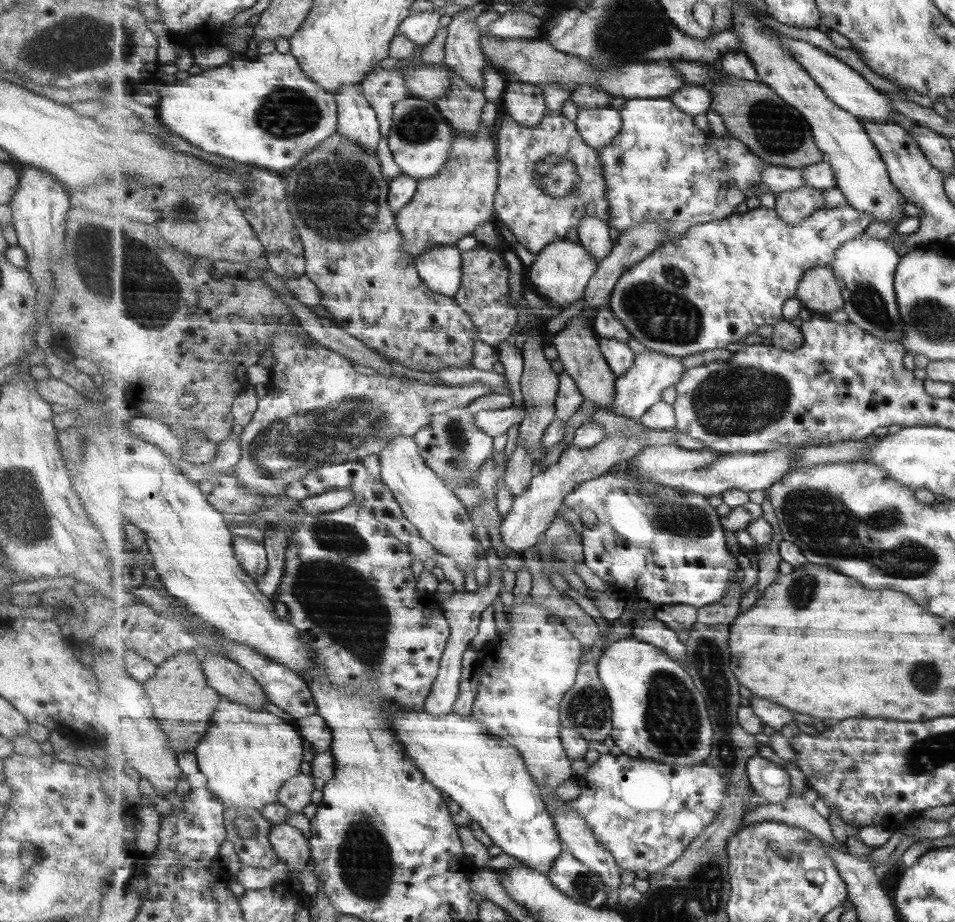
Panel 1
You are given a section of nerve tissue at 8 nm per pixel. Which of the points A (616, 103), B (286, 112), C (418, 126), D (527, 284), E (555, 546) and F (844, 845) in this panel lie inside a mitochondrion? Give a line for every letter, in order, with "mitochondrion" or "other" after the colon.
A: other
B: mitochondrion
C: mitochondrion
D: other
E: mitochondrion
F: other

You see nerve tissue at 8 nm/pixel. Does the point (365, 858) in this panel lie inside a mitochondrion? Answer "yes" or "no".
yes

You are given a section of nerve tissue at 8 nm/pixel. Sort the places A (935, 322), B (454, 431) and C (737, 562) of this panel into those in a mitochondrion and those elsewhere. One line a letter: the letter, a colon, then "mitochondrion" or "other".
A: mitochondrion
B: mitochondrion
C: other

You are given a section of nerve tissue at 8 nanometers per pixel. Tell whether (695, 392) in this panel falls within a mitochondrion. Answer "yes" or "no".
yes

